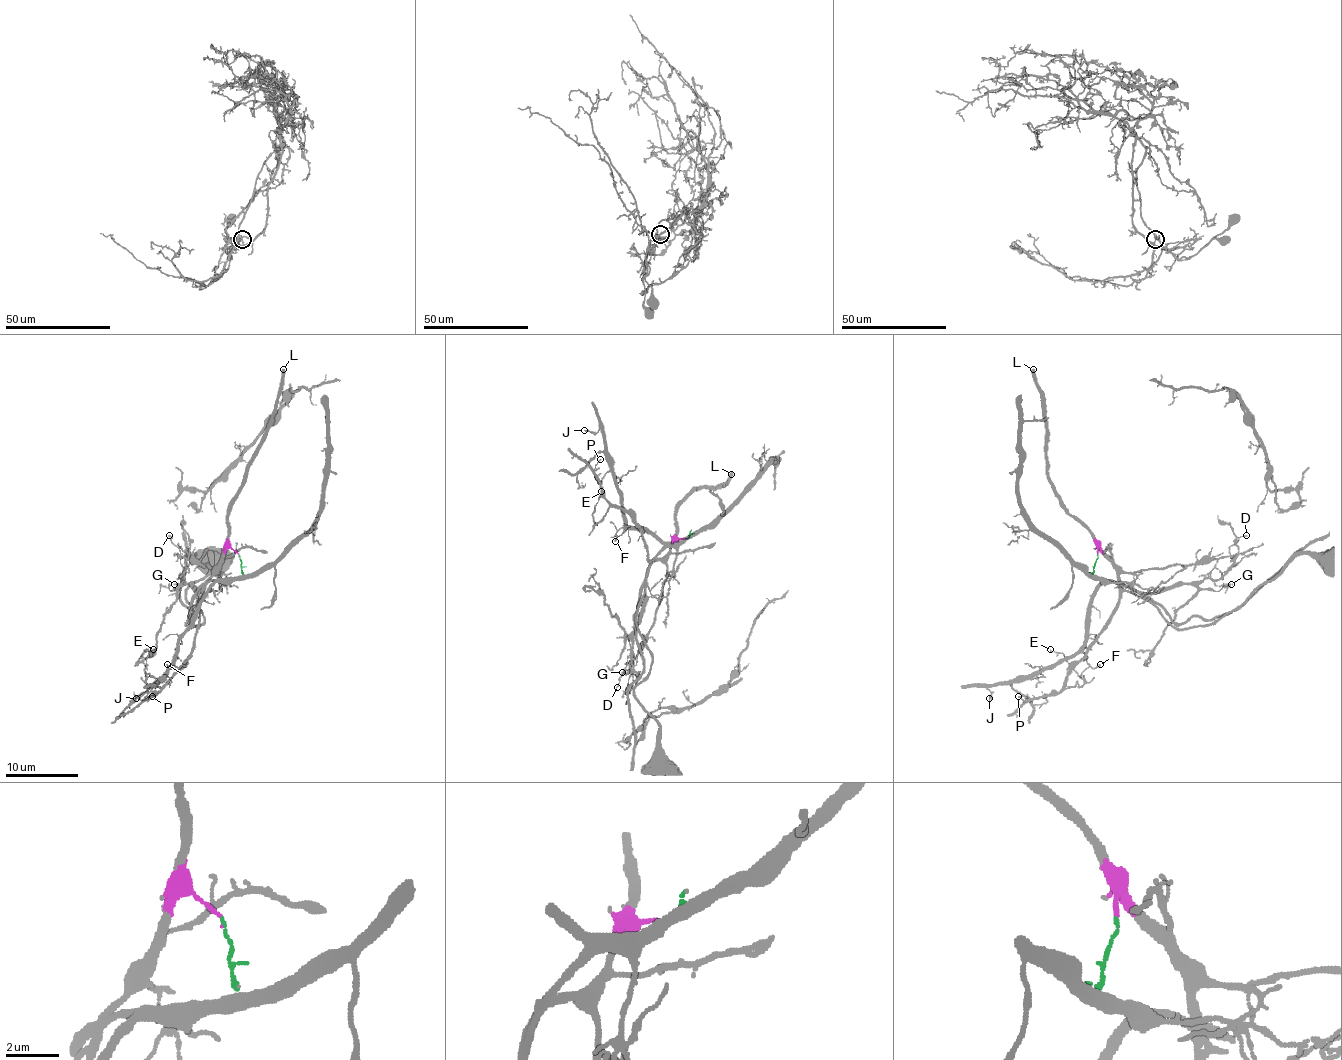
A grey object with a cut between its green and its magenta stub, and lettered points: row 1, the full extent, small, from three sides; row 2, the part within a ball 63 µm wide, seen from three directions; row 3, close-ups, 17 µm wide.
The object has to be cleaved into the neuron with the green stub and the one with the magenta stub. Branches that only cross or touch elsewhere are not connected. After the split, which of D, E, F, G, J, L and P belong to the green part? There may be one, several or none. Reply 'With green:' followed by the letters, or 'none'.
With green: F, J

